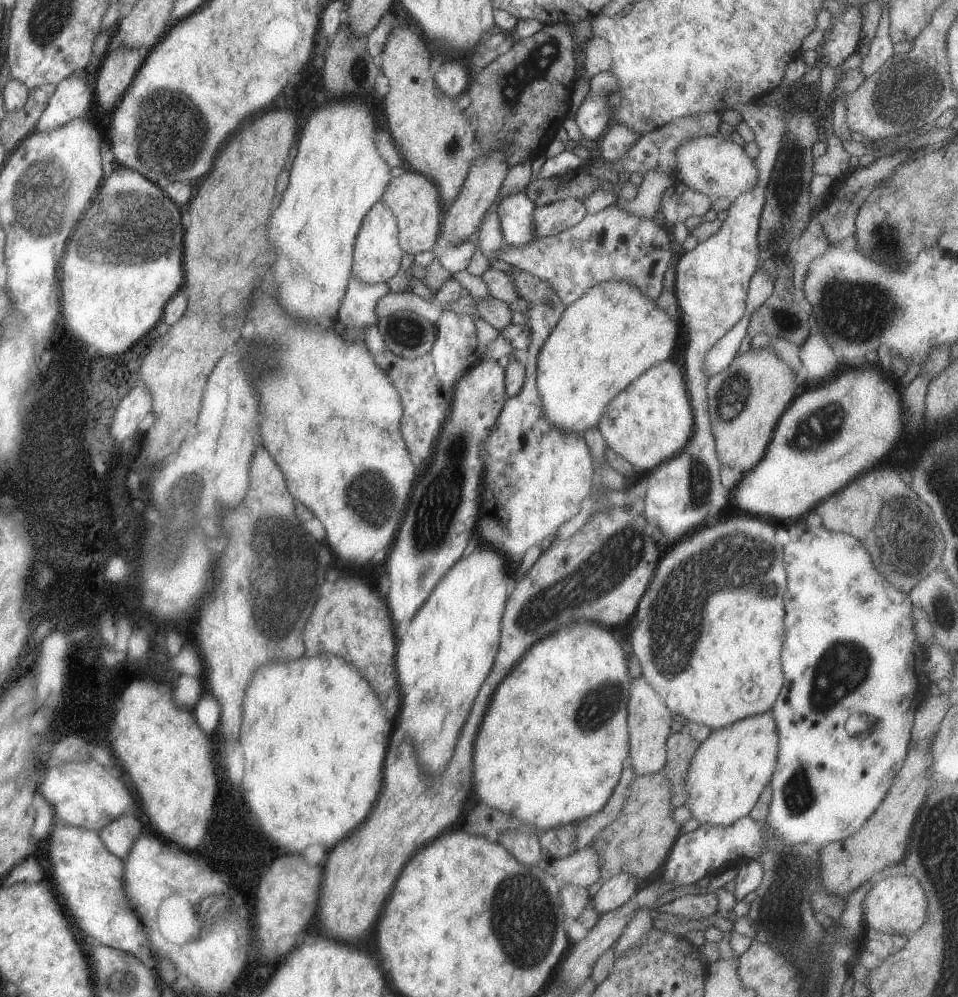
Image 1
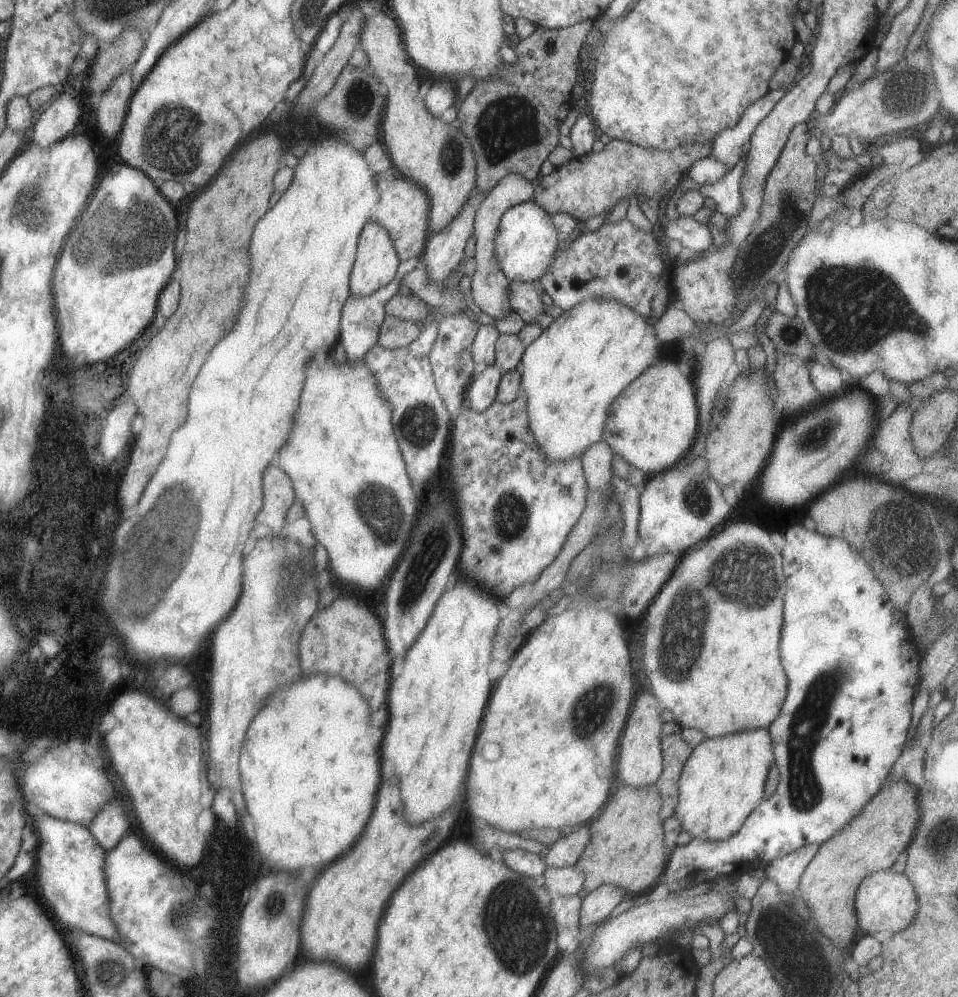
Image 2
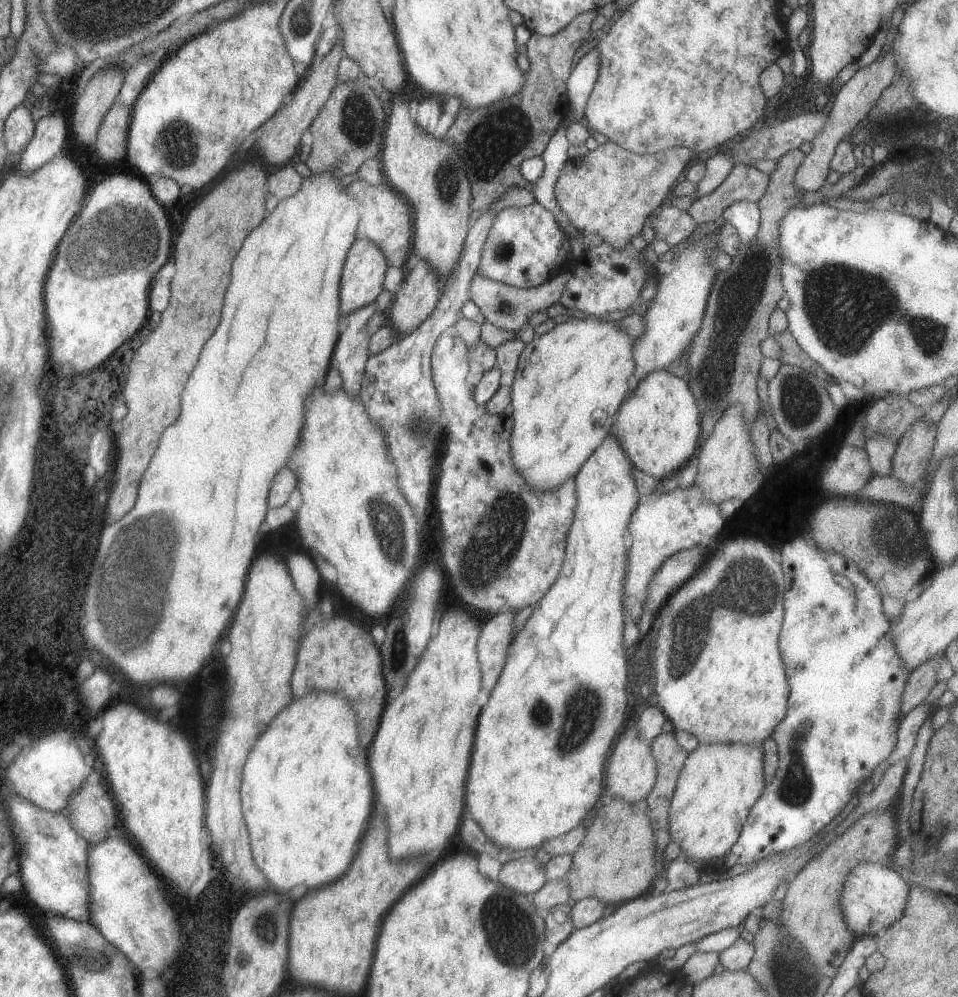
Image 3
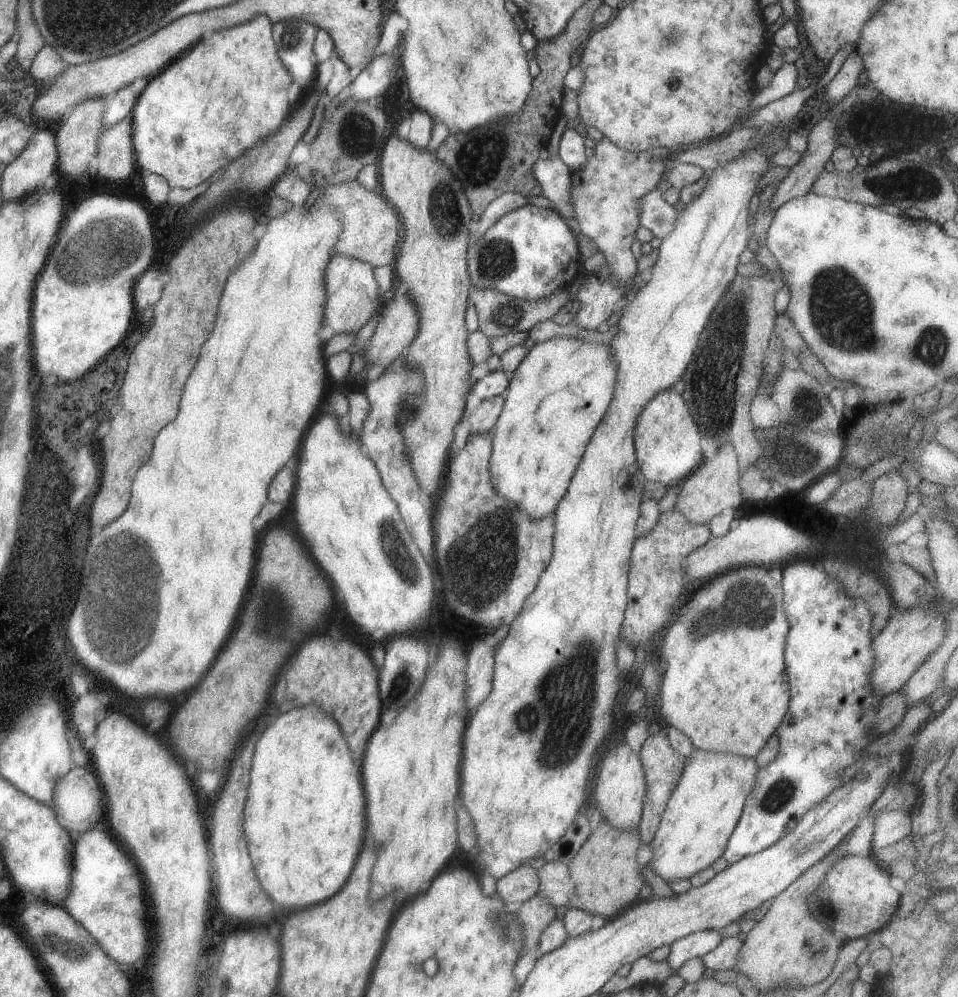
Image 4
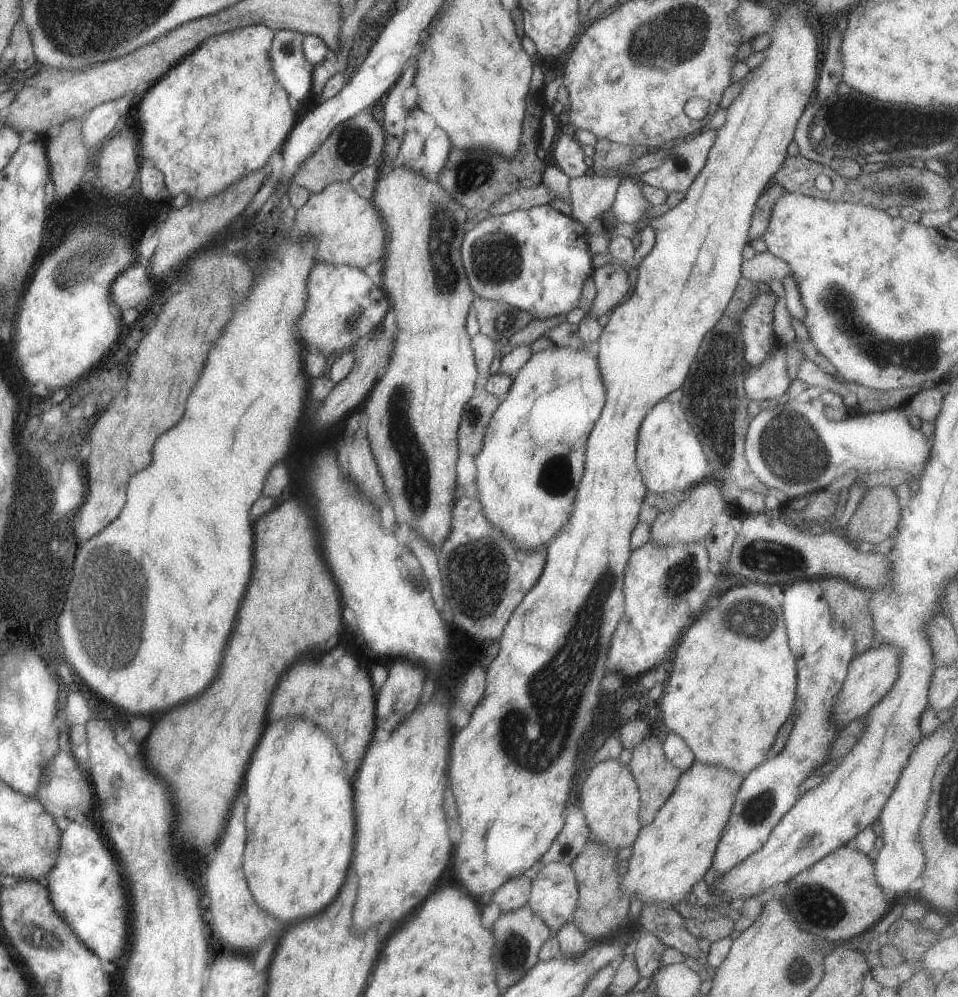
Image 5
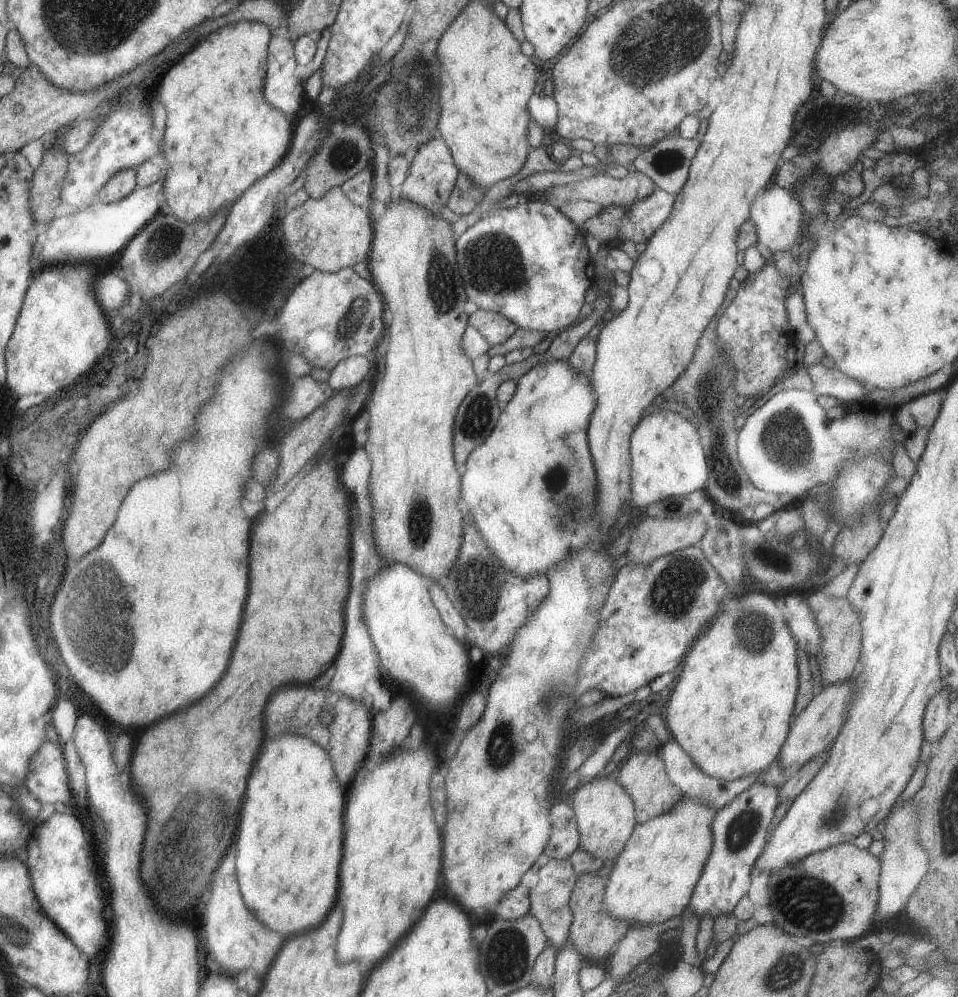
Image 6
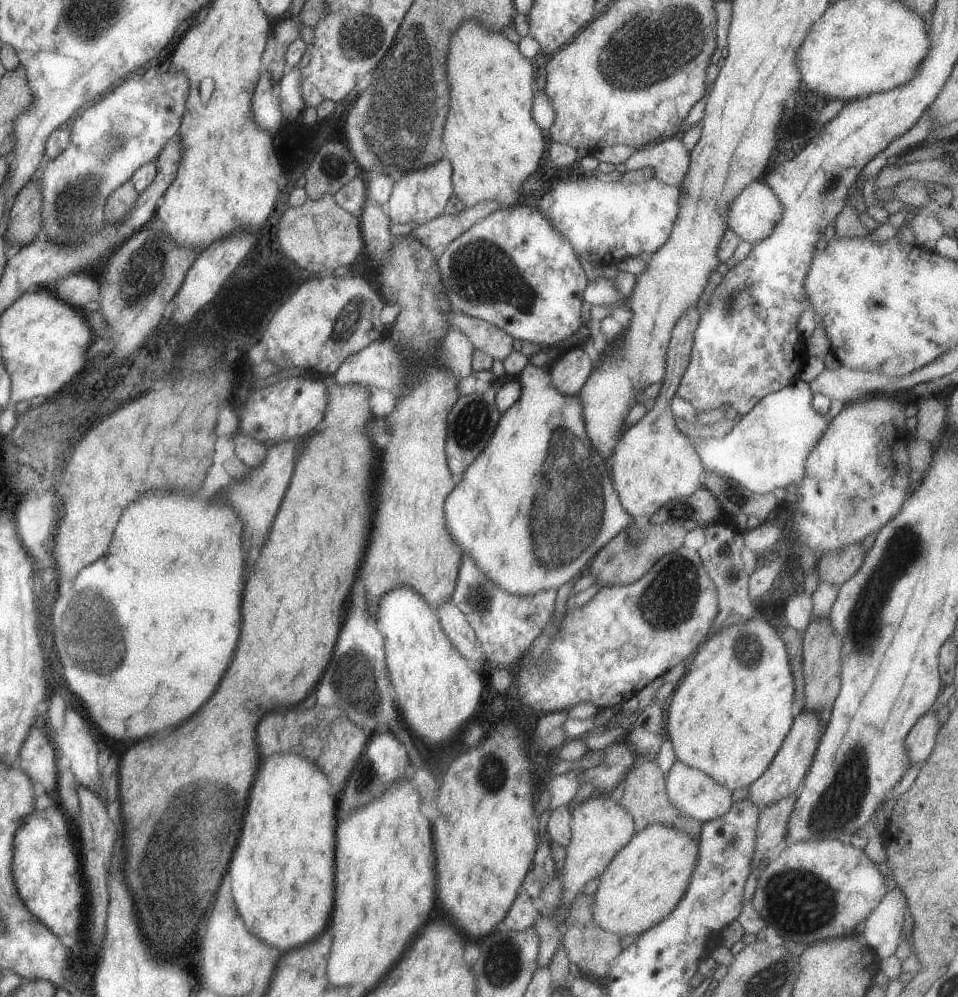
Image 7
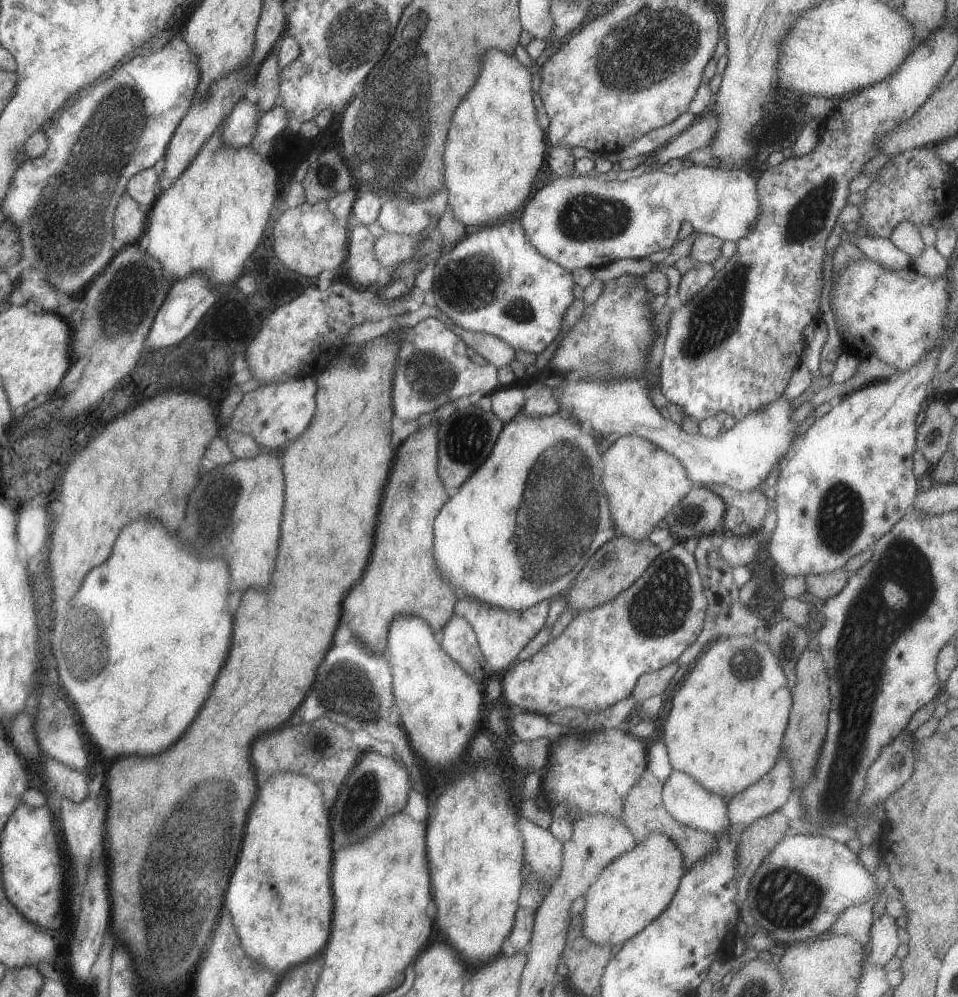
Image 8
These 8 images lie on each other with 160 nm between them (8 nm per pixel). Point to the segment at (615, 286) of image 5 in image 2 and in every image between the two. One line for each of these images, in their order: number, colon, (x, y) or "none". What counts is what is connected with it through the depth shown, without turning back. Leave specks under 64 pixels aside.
2: (584, 187)
3: (611, 191)
4: (606, 192)

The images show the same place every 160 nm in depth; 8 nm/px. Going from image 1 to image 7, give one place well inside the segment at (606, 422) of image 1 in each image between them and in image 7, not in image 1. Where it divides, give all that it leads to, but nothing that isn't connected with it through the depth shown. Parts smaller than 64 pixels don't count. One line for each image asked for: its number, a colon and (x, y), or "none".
2: (652, 424)
3: (658, 425)
4: (667, 442)
5: (670, 457)
6: (668, 459)
7: (654, 461)

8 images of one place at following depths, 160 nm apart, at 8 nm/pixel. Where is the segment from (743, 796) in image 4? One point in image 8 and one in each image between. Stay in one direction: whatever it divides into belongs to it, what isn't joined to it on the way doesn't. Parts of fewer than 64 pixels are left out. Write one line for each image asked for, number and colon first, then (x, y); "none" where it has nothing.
5: (671, 854)
6: (655, 875)
7: (643, 883)
8: (635, 888)

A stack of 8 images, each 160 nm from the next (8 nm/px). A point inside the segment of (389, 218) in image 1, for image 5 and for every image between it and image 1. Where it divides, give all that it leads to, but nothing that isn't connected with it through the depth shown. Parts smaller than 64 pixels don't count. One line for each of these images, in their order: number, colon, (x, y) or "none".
2: (376, 262)
3: (361, 283)
4: (352, 295)
5: (344, 305)

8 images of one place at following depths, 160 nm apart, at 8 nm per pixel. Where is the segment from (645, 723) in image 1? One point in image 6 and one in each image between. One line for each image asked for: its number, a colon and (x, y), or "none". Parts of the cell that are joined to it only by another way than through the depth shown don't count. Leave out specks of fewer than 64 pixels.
2: (640, 762)
3: (632, 771)
4: (621, 785)
5: (609, 797)
6: (605, 813)

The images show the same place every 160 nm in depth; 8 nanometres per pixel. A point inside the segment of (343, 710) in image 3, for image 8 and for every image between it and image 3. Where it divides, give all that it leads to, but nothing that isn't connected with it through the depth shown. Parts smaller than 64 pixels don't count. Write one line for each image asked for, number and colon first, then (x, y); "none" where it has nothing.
4: (304, 817)
5: (299, 800)
6: (290, 846)
7: (283, 876)
8: (287, 835)

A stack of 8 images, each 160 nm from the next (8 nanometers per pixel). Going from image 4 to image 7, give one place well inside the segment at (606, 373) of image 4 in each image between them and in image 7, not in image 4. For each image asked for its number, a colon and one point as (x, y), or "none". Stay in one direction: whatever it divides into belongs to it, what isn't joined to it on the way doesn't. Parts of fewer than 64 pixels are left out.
5: (533, 455)
6: (530, 487)
7: (538, 502)

